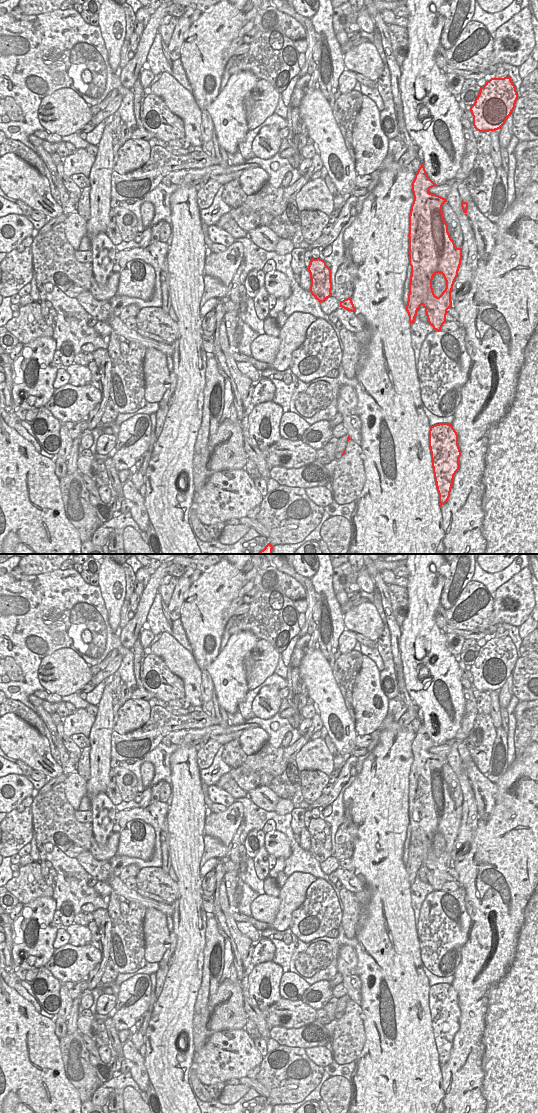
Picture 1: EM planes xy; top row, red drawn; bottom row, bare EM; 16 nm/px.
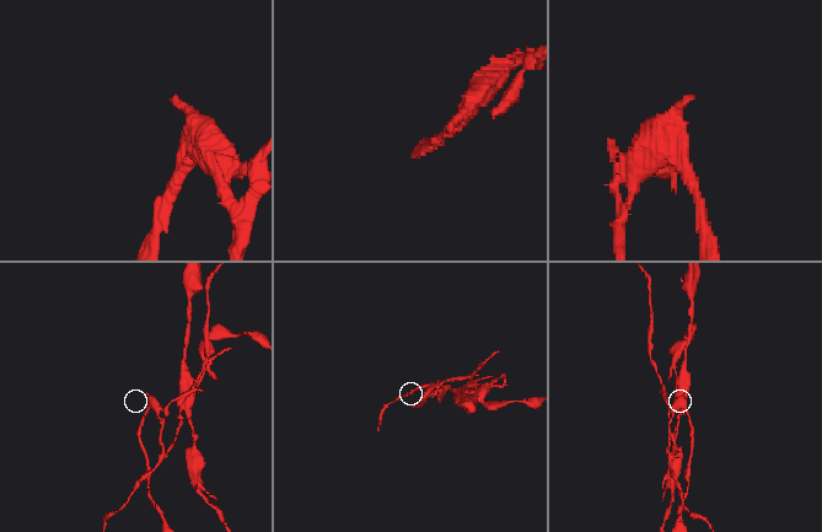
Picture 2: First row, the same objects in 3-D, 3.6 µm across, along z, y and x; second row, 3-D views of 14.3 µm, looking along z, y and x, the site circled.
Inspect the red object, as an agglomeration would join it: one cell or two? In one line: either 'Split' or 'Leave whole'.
Split

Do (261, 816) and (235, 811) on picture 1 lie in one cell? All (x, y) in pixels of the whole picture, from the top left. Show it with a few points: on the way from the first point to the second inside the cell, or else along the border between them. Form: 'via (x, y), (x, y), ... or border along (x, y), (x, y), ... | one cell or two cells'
border along (239, 801), (243, 807), (243, 818), (234, 834) | two cells

